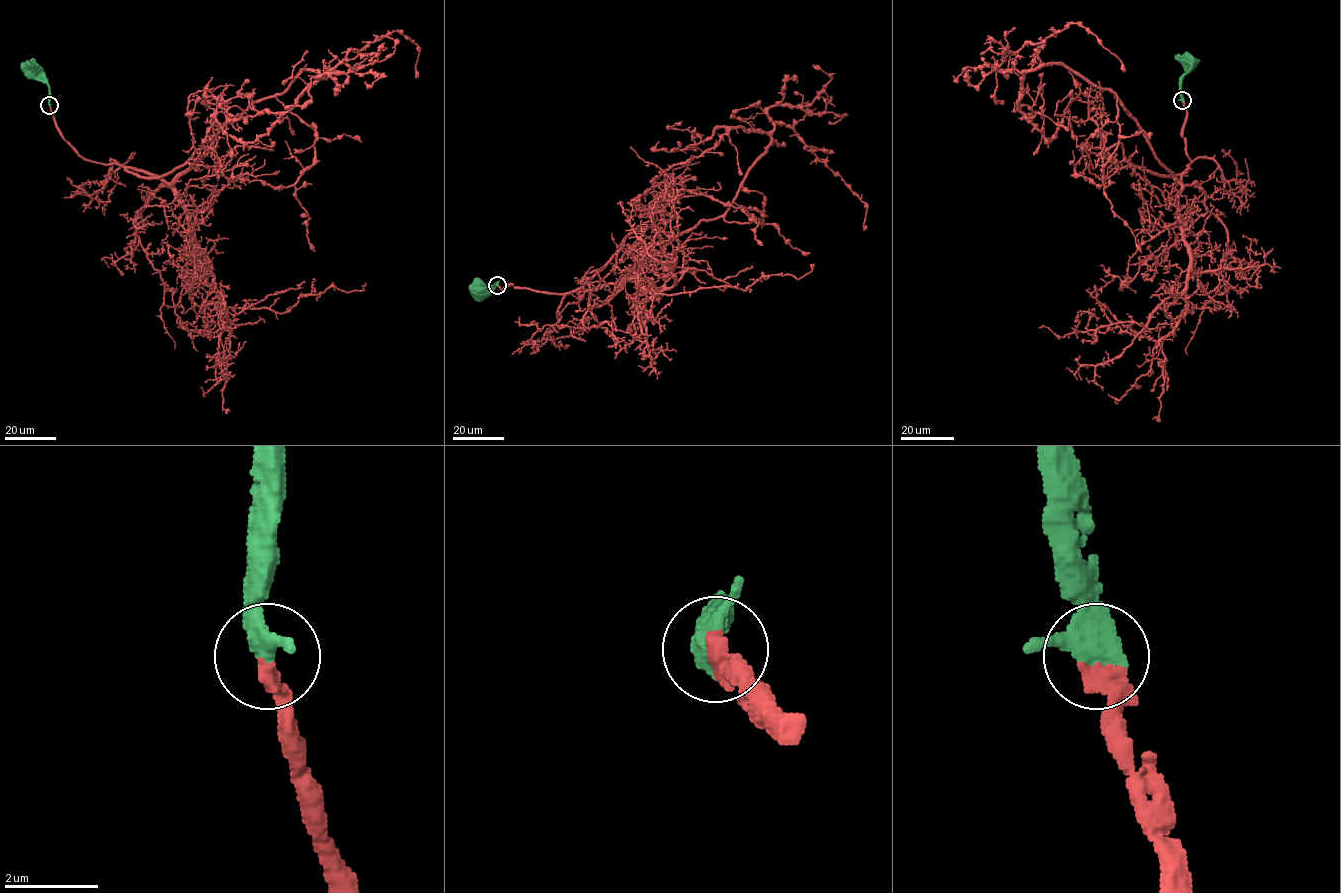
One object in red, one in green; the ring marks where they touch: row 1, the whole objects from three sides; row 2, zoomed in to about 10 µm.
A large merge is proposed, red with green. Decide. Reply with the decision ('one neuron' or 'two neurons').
one neuron

